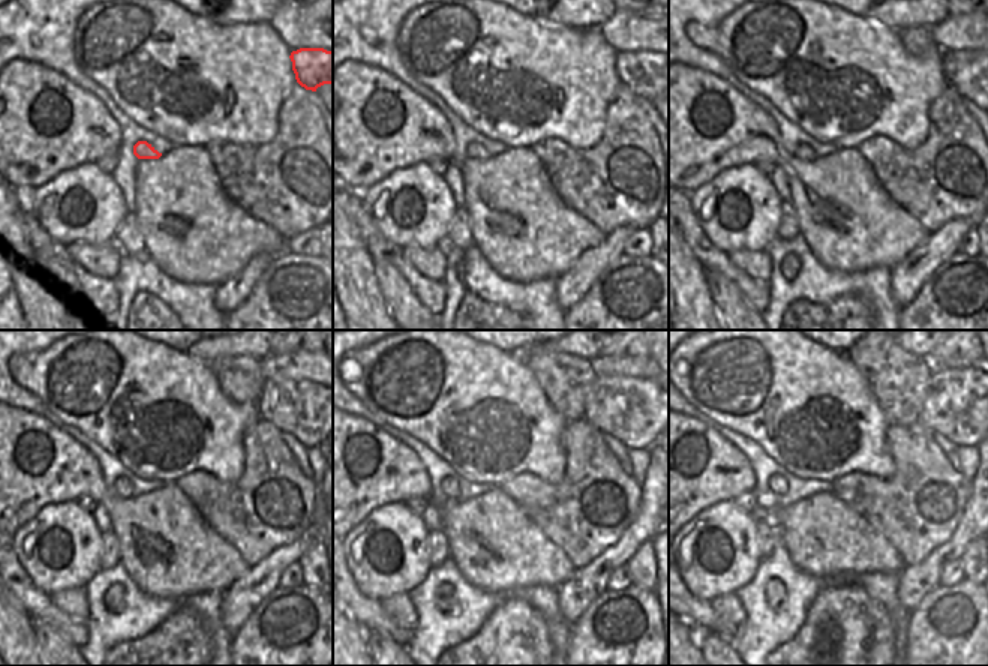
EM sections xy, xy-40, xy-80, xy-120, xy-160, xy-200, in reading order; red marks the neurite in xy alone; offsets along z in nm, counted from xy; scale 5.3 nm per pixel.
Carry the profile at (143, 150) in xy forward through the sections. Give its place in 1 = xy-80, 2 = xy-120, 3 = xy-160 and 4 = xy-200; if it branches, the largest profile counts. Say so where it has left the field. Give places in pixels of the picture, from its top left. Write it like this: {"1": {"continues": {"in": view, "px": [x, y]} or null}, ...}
{"1": {"continues": {"in": "xy-80", "px": [804, 153]}}, "2": {"continues": {"in": "xy-120", "px": [122, 486]}}, "3": {"continues": {"in": "xy-160", "px": [449, 488]}}, "4": {"continues": {"in": "xy-200", "px": [778, 485]}}}

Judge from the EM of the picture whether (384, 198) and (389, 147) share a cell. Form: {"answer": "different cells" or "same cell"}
{"answer": "different cells"}

